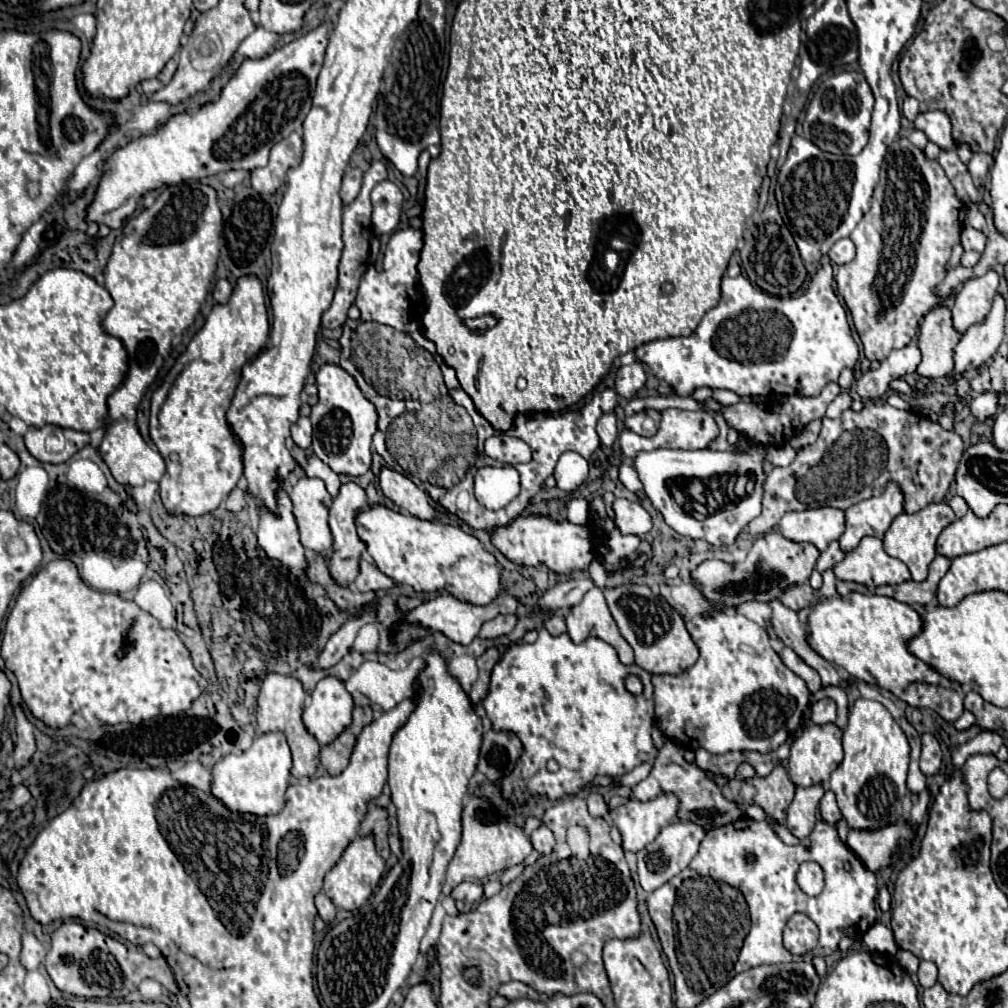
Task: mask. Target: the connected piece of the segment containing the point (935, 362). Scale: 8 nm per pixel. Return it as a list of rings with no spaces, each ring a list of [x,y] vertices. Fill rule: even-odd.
[[[946,305],[934,307],[920,327],[918,335],[918,349],[922,353],[922,361],[916,367],[920,377],[936,379],[944,377],[952,371],[954,359],[952,351],[962,335],[952,325],[952,313]]]

